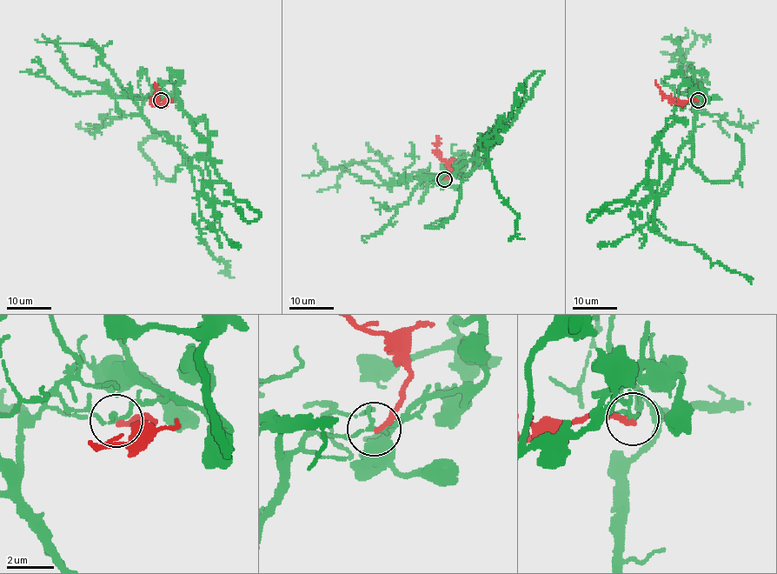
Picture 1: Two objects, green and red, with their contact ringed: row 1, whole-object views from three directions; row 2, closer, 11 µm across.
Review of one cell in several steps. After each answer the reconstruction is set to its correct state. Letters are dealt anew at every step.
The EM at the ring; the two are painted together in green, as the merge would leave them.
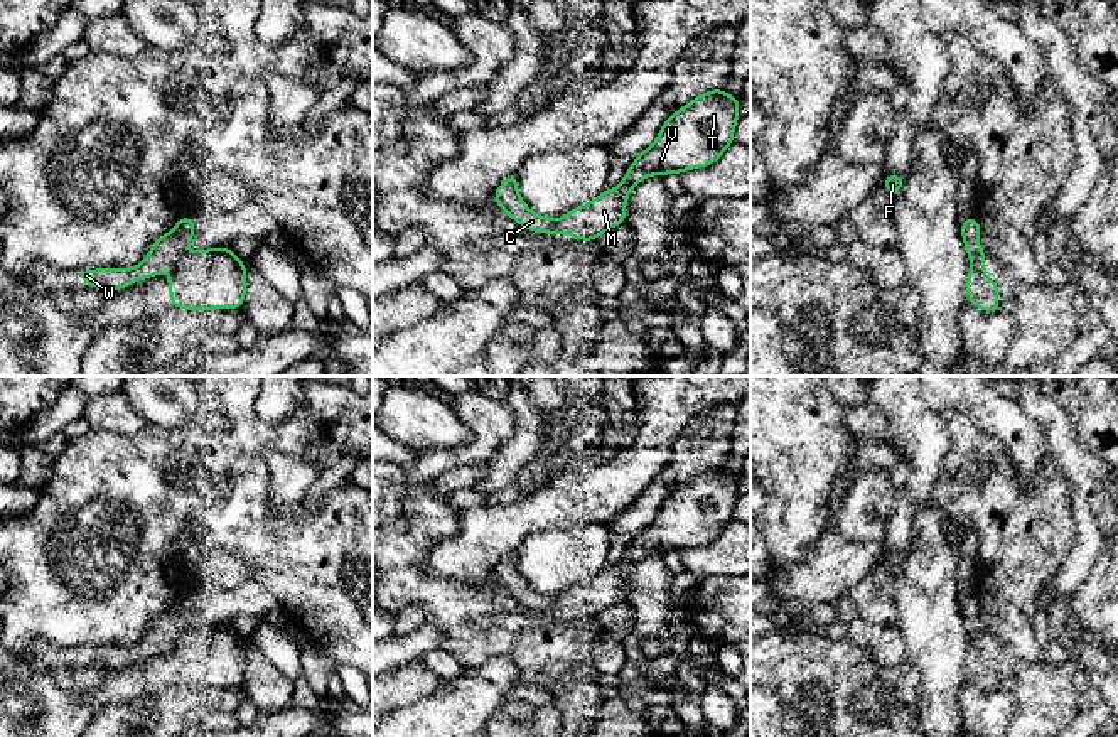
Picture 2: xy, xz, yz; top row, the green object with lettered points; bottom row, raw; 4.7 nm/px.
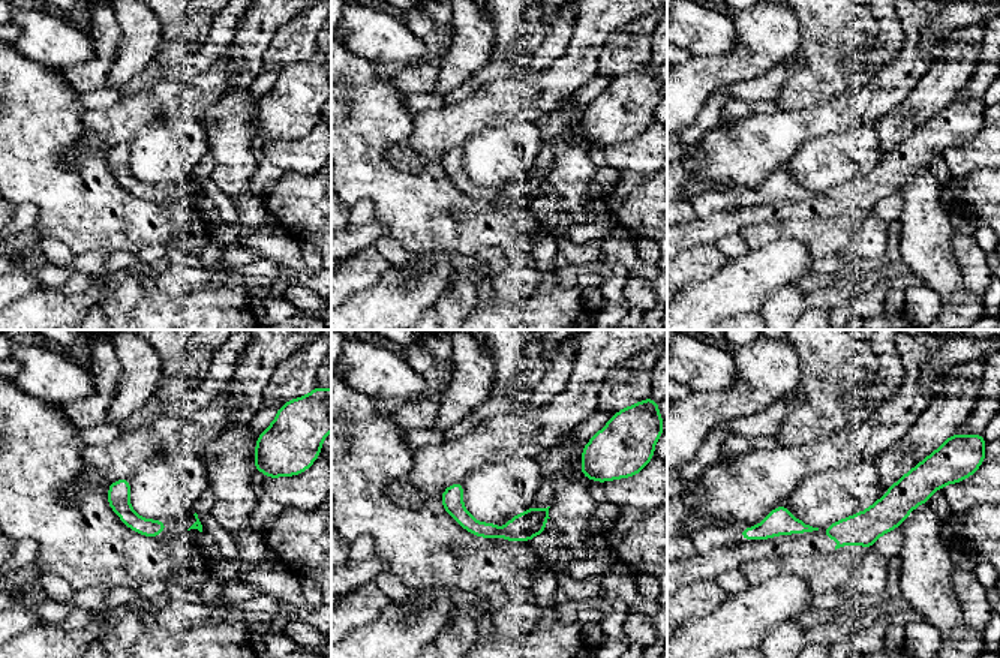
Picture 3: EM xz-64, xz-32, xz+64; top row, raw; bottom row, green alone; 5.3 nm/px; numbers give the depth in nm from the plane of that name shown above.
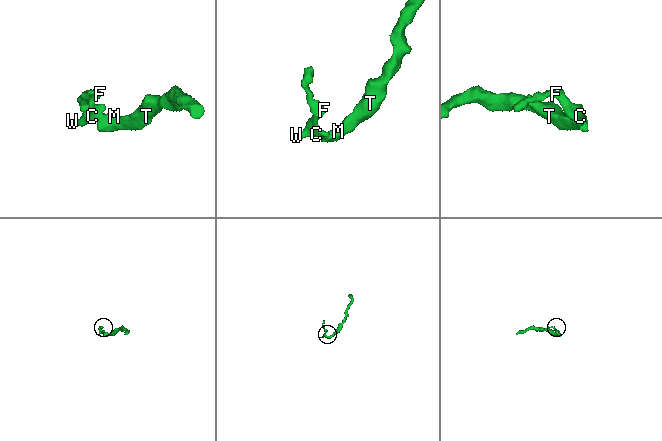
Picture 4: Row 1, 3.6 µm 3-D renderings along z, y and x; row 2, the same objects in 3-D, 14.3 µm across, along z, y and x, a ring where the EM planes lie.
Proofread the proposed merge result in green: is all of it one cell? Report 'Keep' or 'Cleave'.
Cleave

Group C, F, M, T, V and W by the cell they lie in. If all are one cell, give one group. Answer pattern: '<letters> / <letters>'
C F W / M T V

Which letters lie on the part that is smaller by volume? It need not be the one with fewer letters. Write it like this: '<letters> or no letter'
C, F, W

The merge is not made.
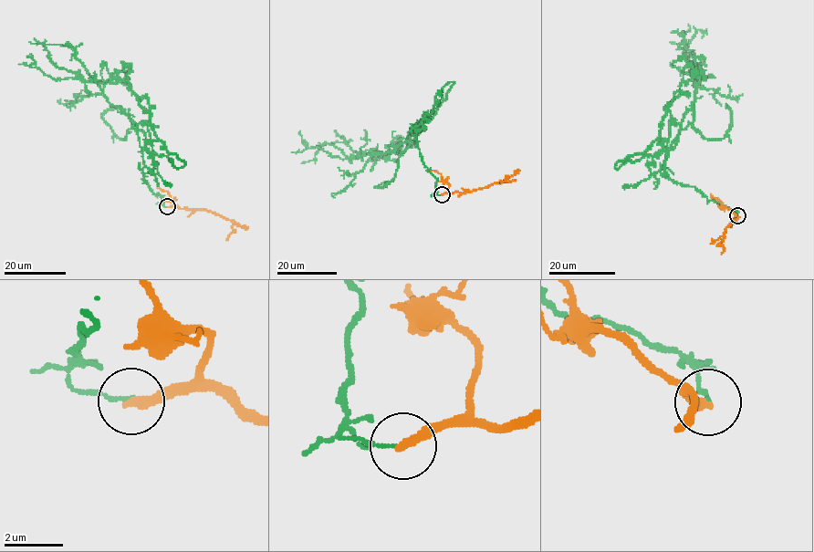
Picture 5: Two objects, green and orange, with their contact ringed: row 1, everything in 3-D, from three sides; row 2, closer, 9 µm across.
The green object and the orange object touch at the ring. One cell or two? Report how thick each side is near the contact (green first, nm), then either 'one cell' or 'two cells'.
120/320 nm | two cells

